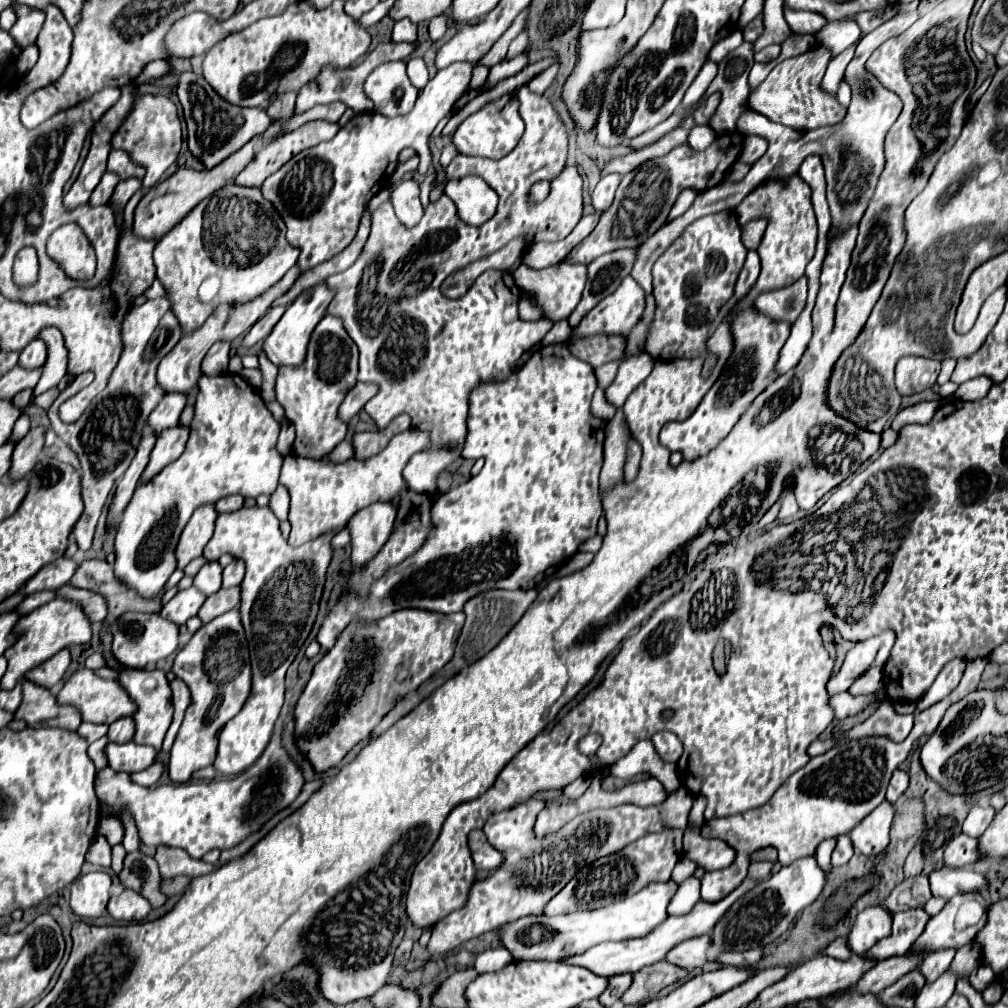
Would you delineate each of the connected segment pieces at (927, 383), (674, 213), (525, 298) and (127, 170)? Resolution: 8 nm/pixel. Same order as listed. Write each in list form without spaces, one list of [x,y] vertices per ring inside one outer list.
[[[902,358],[896,366],[896,388],[902,396],[932,388],[940,372],[938,360],[928,358]]]
[[[684,190],[680,196],[678,196],[678,200],[674,202],[674,206],[672,206],[672,210],[670,210],[670,214],[668,214],[668,218],[666,218],[666,222],[672,222],[674,218],[678,218],[678,216],[682,216],[688,208],[690,208],[690,204],[692,204],[698,194],[694,192],[694,190]]]
[[[522,290],[520,302],[518,302],[518,318],[520,320],[538,320],[538,318],[542,318],[542,312],[536,310],[536,306],[532,304],[530,294],[526,294],[524,290]]]
[[[112,150],[108,158],[108,172],[116,172],[122,180],[132,178],[132,176],[144,178],[146,168],[140,164],[134,164],[124,150]]]

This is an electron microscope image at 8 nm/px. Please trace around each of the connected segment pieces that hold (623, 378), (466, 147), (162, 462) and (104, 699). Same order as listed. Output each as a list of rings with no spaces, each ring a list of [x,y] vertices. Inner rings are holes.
[[[644,352],[626,358],[624,364],[620,364],[614,382],[604,390],[606,402],[610,402],[614,408],[622,408],[628,394],[650,376],[652,368],[654,368],[654,360]]]
[[[502,96],[498,100],[492,100],[484,104],[478,112],[470,114],[464,124],[460,124],[453,134],[453,142],[459,153],[469,156],[484,156],[484,158],[502,158],[506,156],[520,140],[524,132],[524,122],[518,114],[518,102],[516,96]],[[470,122],[470,124],[466,124]]]
[[[176,424],[174,428],[166,428],[166,430],[162,430],[158,434],[156,446],[154,446],[150,462],[148,462],[148,468],[144,470],[144,476],[140,478],[140,482],[150,480],[152,476],[156,476],[156,472],[160,472],[160,468],[170,464],[172,460],[176,460],[184,452],[184,446],[186,446],[186,440],[188,440],[188,432],[190,432],[188,426]]]
[[[80,668],[66,680],[64,688],[58,694],[58,700],[60,704],[76,704],[76,708],[80,708],[84,716],[84,722],[96,722],[96,724],[112,724],[118,718],[134,716],[136,712],[134,700],[128,696],[128,692],[122,688],[118,680],[102,680],[88,668]]]

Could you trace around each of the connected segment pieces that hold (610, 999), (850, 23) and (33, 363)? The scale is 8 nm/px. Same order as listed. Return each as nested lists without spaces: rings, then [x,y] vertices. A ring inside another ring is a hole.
[[[616,974],[608,978],[608,988],[600,994],[600,1002],[604,1006],[612,1006],[620,996],[630,988],[632,984],[632,974]]]
[[[834,20],[816,34],[816,40],[820,46],[828,48],[836,56],[842,50],[846,50],[850,44],[854,44],[858,36],[860,36],[860,28],[856,20]]]
[[[36,338],[36,342],[28,344],[22,352],[20,352],[20,366],[24,368],[40,368],[44,362],[46,362],[46,356],[48,356],[48,348],[46,348],[46,342]]]

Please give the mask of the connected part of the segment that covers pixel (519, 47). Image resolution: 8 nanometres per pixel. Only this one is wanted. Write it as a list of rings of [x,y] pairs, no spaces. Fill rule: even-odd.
[[[526,31],[521,32],[510,44],[506,59],[514,58],[525,51],[528,46],[528,34]]]

